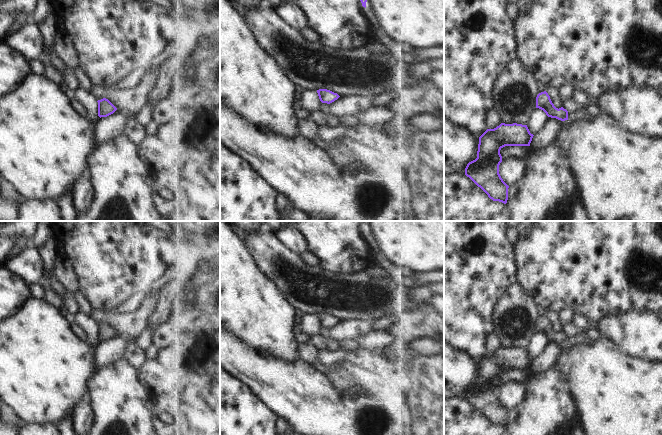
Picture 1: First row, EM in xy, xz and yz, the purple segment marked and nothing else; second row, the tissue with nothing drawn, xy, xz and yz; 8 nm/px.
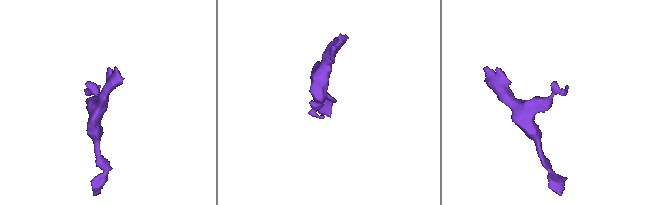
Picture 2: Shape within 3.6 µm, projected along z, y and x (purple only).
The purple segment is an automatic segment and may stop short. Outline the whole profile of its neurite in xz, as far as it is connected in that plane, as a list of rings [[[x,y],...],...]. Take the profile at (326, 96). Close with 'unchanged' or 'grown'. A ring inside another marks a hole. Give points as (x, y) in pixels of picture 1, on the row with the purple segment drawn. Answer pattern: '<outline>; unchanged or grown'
[[[319,89],[317,90],[319,99],[322,103],[330,104],[337,100],[340,96],[337,93],[334,93],[327,89]]]; unchanged

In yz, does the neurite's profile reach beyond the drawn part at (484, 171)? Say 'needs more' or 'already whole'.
already whole

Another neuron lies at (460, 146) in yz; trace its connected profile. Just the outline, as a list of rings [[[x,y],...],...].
[[[444,116],[444,173],[463,173],[467,164],[477,158],[479,137],[453,124]]]

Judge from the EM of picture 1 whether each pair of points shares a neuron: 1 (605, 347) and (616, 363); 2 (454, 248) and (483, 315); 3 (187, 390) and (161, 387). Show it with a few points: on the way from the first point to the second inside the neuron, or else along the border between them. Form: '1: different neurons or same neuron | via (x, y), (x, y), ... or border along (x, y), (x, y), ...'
1: same neuron | via (605, 351), (612, 359)
2: same neuron | via (454, 265), (454, 286), (466, 298)
3: different neurons | border along (176, 366), (177, 391), (159, 400)

